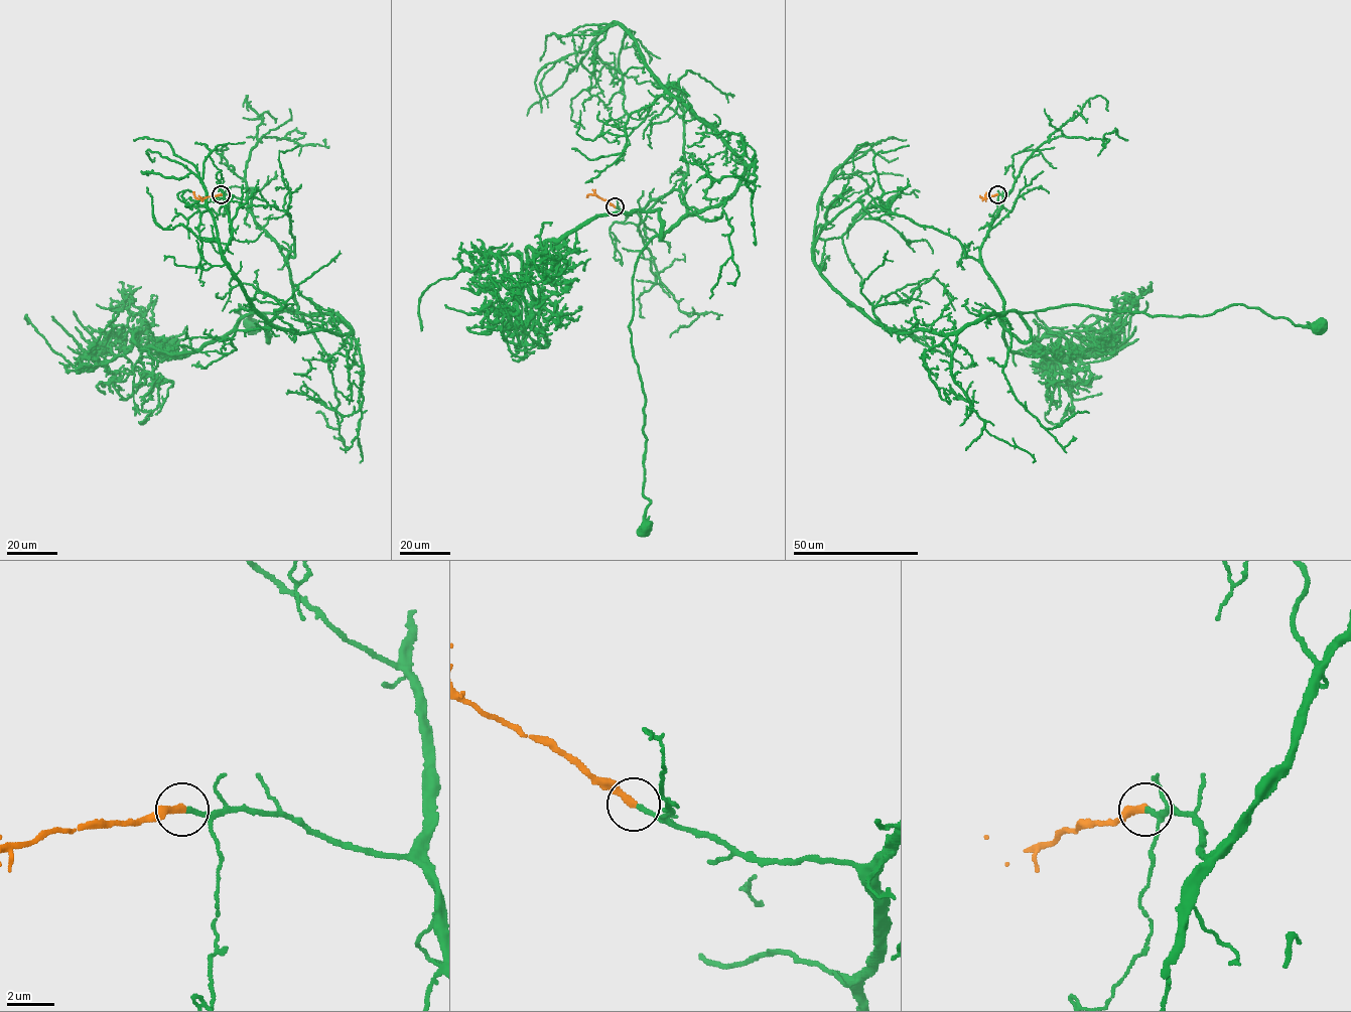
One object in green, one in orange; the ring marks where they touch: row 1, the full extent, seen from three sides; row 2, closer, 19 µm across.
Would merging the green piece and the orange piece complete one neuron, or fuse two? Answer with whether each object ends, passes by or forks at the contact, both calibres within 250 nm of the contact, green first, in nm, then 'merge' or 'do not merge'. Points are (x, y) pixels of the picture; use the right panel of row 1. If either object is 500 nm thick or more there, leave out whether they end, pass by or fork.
green ends; orange ends; calibres 200 and 320 nm; merge

